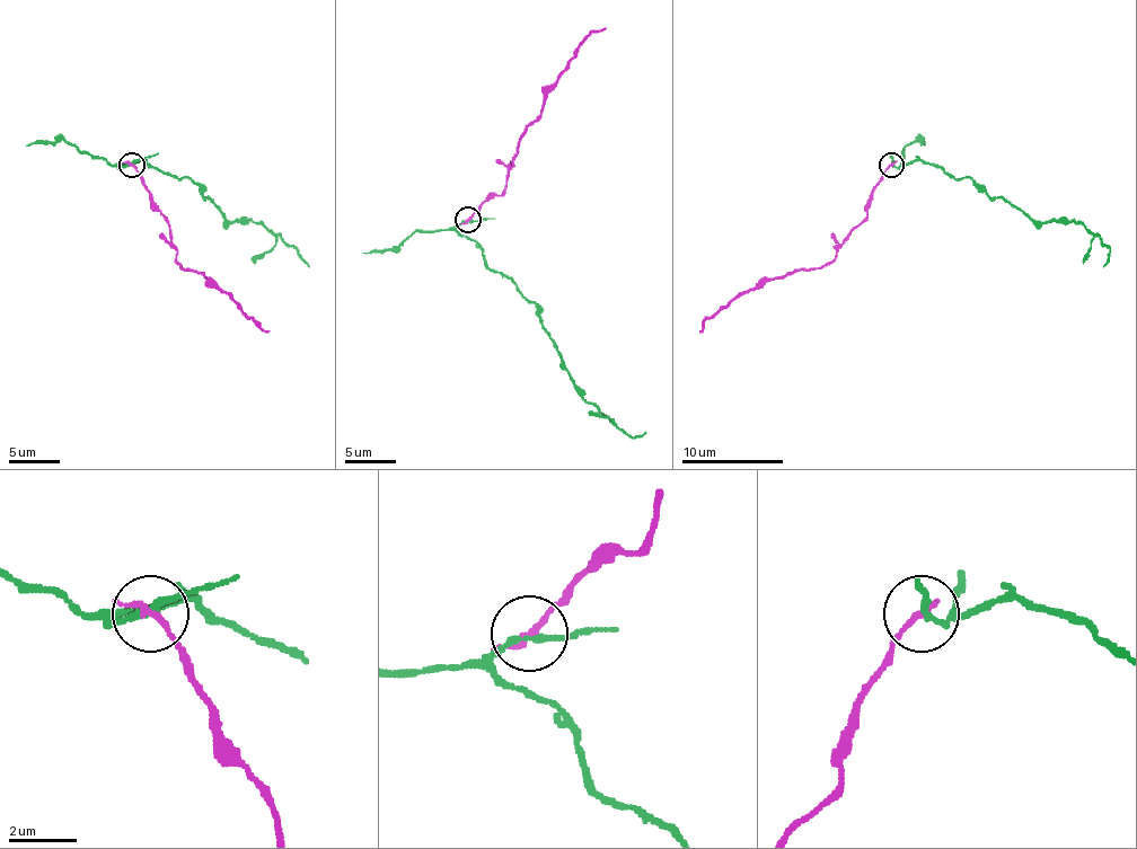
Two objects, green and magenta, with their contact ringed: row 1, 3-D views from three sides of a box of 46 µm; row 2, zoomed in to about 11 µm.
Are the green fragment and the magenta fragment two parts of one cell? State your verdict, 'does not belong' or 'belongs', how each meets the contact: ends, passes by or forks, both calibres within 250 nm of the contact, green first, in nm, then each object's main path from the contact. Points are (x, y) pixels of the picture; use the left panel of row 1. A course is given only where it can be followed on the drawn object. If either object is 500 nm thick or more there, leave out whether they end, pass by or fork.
does not belong; green passes by; magenta ends; calibres 190 and 220 nm; course green (132, 164), (119, 167), (144, 161), (178, 179), (188, 177), (229, 222), (262, 222), (296, 248), (308, 266); course magenta (132, 164), (152, 205), (168, 222), (183, 268), (193, 268), (270, 330)

